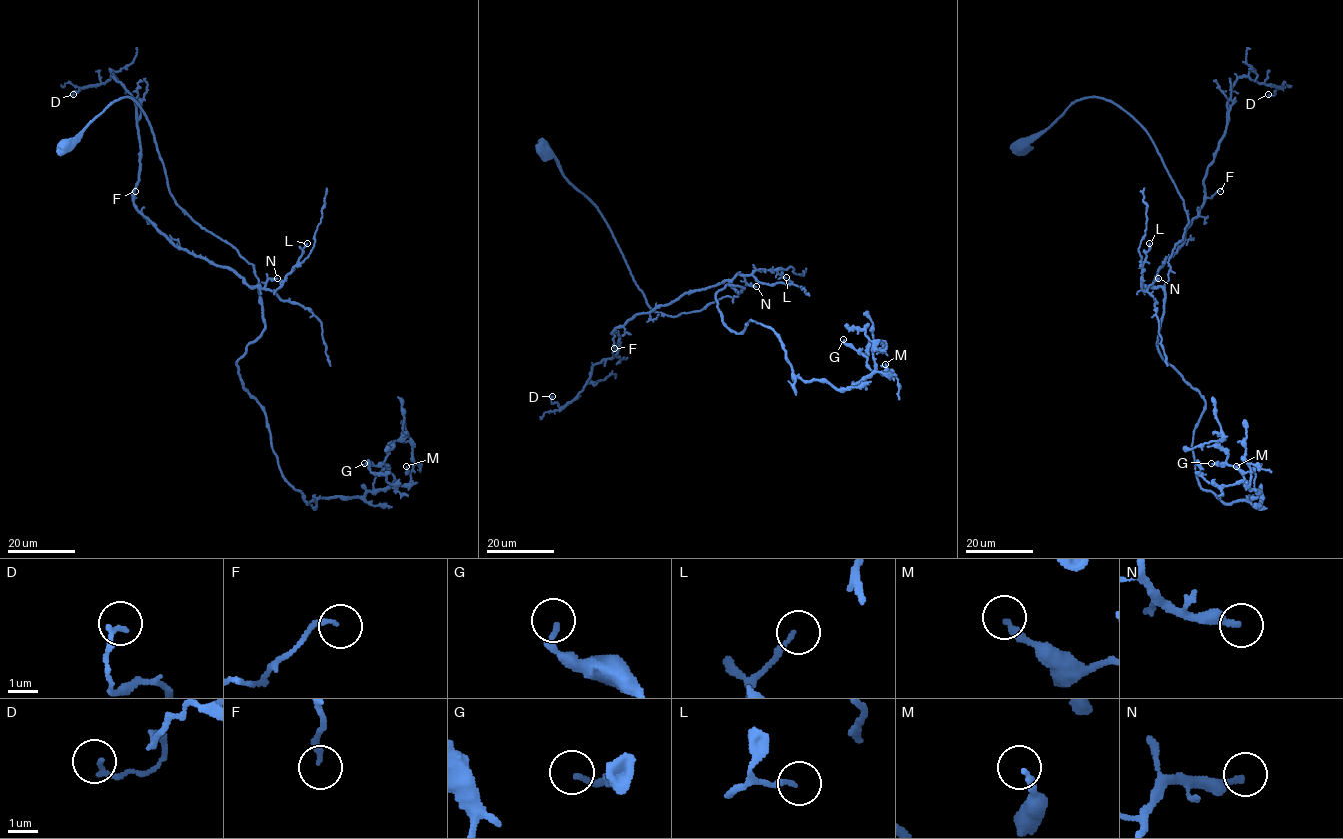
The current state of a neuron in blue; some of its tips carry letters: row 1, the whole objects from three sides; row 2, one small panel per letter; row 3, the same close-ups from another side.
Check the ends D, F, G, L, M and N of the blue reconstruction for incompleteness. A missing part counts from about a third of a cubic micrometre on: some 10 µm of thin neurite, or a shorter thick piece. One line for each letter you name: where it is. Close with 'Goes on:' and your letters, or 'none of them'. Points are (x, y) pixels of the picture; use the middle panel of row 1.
Goes on: none of them

